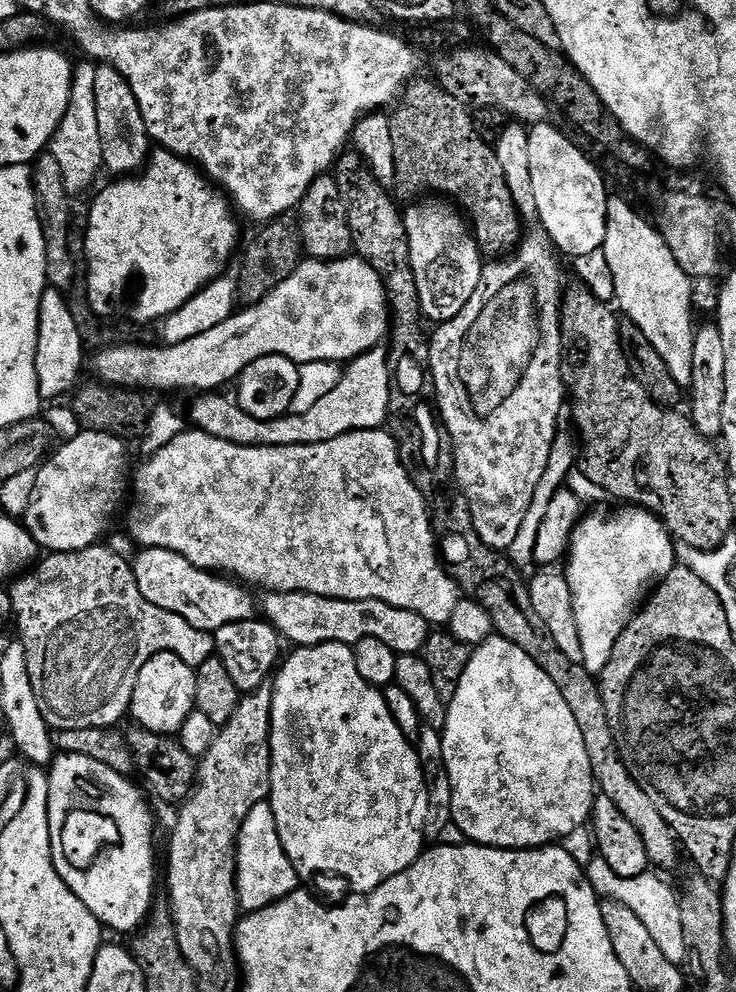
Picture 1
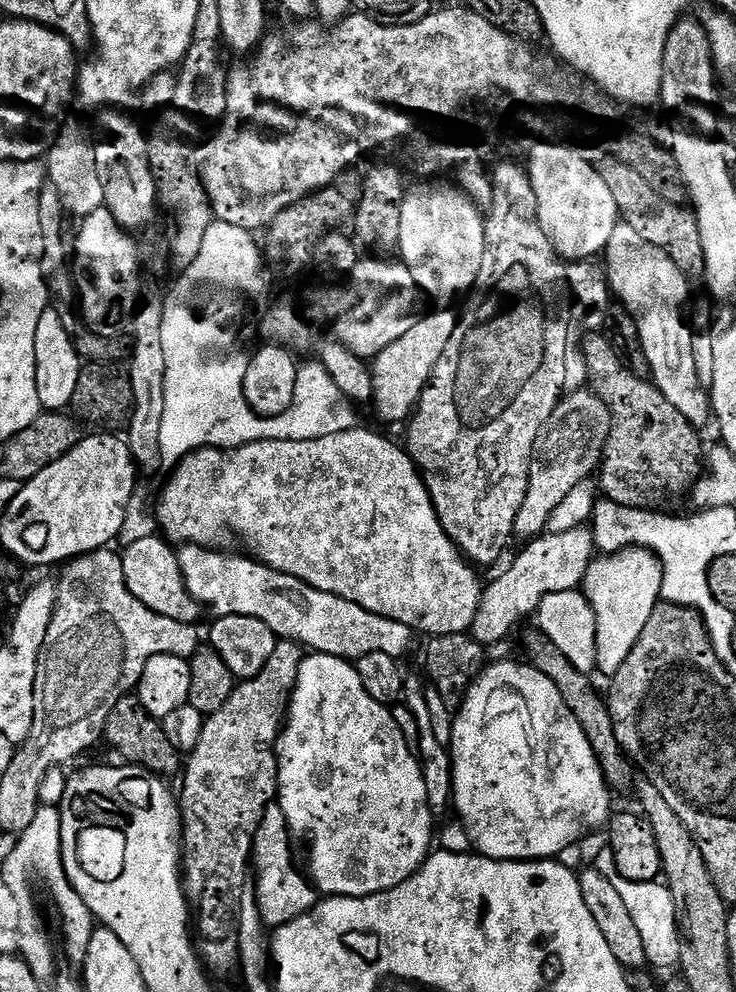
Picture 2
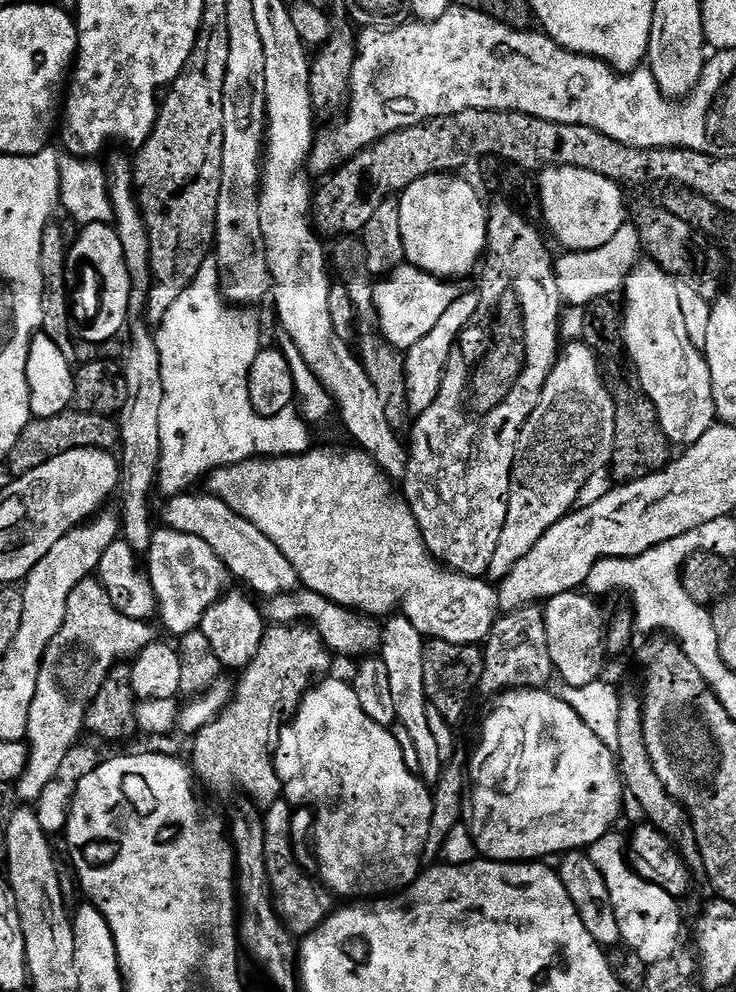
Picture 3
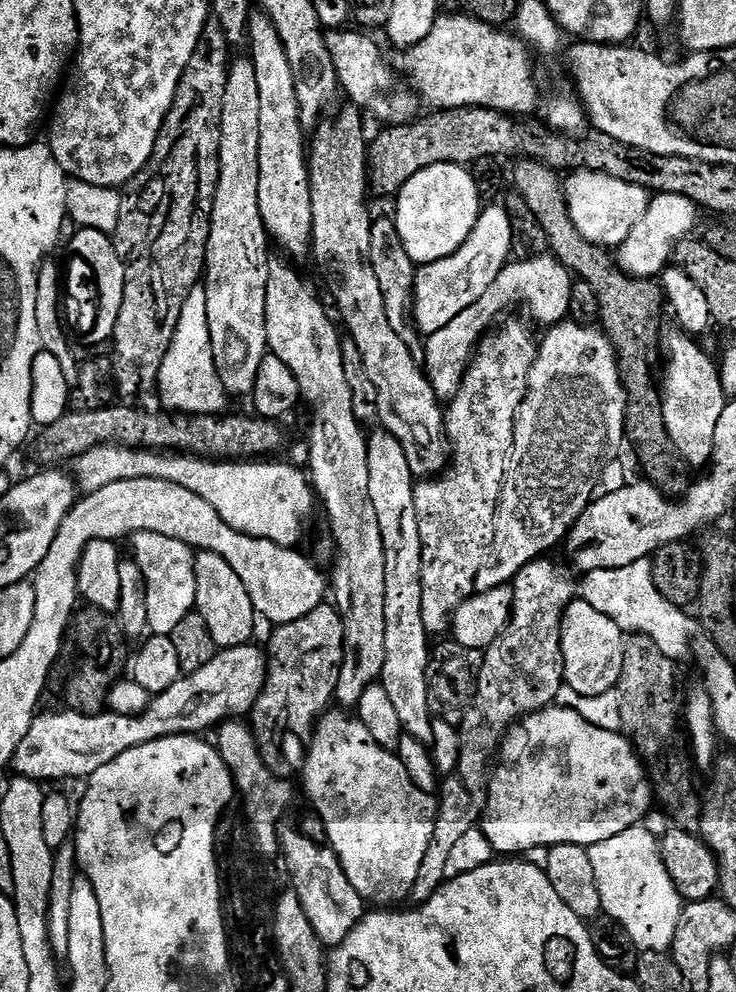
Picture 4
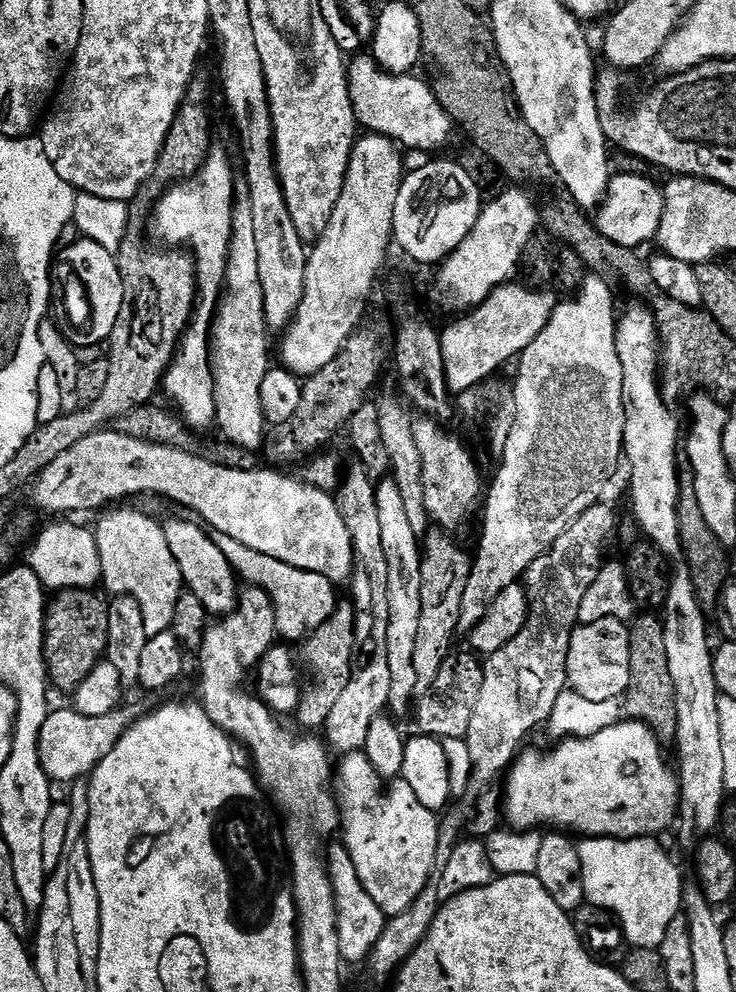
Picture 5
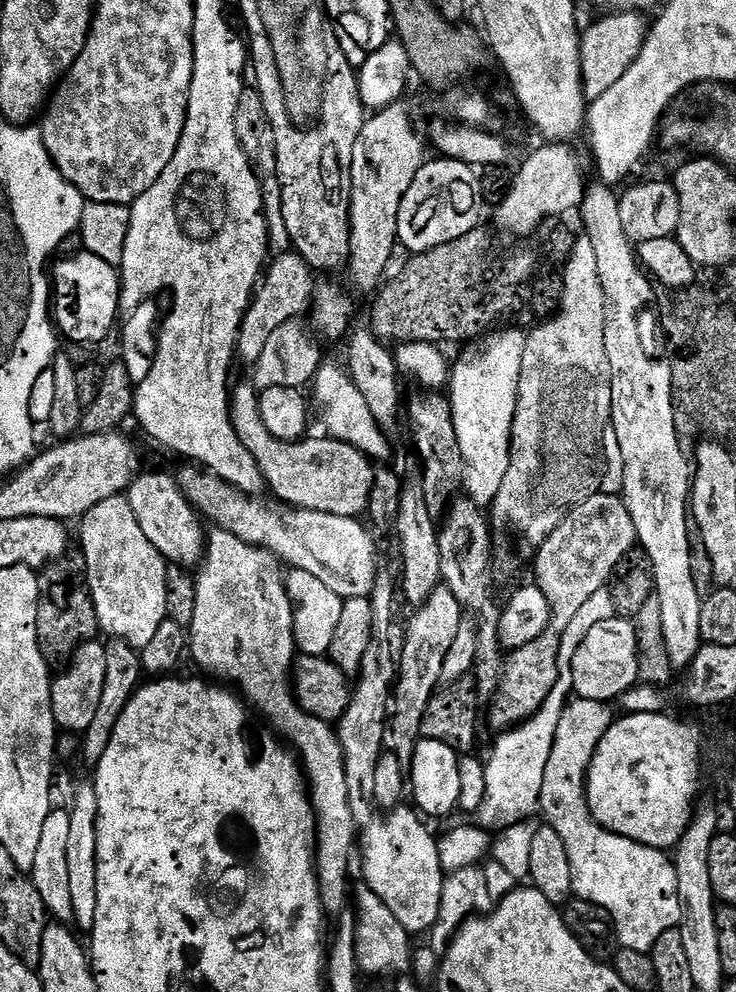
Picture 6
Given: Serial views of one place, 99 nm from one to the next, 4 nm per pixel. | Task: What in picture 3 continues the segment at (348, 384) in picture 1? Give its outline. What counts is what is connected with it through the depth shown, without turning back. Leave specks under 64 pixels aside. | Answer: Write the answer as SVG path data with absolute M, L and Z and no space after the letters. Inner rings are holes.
M461 291L456 297L454 306L442 314L438 326L422 338L414 347L407 349L404 356L404 373L406 374L406 390L408 391L408 411L412 414L419 414L430 410L438 398L438 390L442 390L442 378L448 365L448 359L452 353L452 347L460 339L462 330L467 328L476 319L476 313L480 311L480 297L475 291Z

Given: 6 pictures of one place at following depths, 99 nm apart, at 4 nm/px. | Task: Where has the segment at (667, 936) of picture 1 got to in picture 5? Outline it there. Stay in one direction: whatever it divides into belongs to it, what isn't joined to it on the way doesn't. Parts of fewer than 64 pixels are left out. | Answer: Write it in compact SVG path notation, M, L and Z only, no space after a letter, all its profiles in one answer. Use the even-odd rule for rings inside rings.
M593 836L579 841L582 858L582 884L584 899L589 904L613 912L624 928L625 941L632 948L659 949L662 938L674 918L681 915L684 898L685 877L680 877L676 864L664 853L664 848L656 838L637 838L635 840L618 840L615 836Z

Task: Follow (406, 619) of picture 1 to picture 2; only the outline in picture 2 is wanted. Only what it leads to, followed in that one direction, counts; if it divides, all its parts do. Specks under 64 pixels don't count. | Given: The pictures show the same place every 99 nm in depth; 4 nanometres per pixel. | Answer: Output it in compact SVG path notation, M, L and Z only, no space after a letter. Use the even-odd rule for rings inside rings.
M185 544L178 552L186 590L197 604L212 608L213 617L258 618L281 640L292 640L312 652L353 662L366 654L390 654L397 658L407 654L414 633L402 622L362 610L362 606L346 602L346 598L326 594L290 574L267 568L255 558L216 551L220 550L202 544Z

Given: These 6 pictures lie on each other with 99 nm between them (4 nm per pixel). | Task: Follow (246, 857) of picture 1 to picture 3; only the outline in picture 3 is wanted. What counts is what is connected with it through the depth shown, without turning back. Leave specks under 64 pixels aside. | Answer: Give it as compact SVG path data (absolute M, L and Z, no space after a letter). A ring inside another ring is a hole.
M287 799L275 800L263 813L264 861L268 871L268 882L274 897L276 911L287 925L289 932L303 938L324 923L334 911L334 896L323 883L311 880L296 861L296 848L292 845L292 808Z

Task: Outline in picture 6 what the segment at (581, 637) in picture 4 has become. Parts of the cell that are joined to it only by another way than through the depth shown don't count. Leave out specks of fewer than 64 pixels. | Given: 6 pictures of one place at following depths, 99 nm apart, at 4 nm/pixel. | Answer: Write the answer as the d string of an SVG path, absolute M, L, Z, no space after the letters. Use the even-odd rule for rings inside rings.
M618 615L598 622L598 626L589 630L582 644L578 646L572 659L572 672L572 691L582 700L612 702L636 687L640 680L640 671L635 623Z

